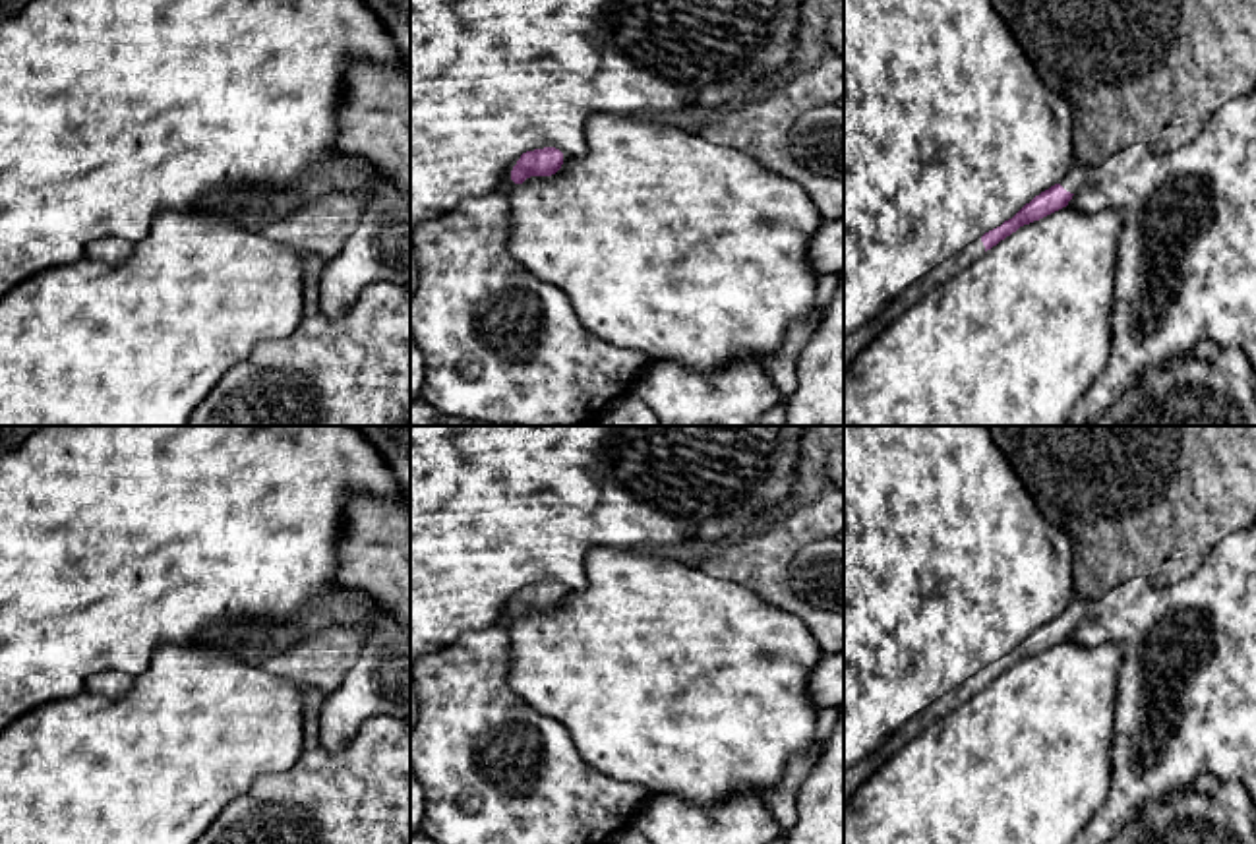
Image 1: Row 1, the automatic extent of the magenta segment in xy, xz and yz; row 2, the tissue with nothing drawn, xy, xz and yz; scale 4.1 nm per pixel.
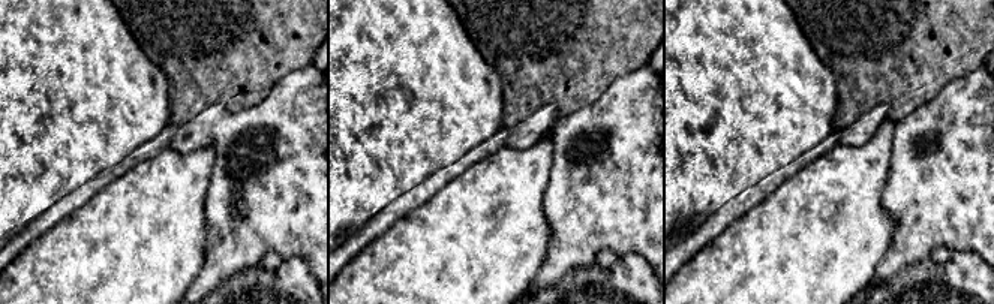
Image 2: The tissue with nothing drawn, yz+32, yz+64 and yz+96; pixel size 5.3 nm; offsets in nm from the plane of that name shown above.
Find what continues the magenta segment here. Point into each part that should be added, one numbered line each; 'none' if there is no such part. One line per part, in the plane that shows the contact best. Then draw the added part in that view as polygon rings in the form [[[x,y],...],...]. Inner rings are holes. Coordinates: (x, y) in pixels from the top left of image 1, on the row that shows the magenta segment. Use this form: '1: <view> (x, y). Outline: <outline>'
1: yz (1076, 173). Outline: [[[1074,163],[1064,178],[1059,182],[1066,192],[1074,194],[1090,174],[1090,166]]]
2: yz (854, 343). Outline: [[[981,238],[966,246],[964,252],[937,265],[927,277],[912,285],[902,292],[871,325],[848,335],[844,339],[844,370],[853,362],[853,358],[896,317],[908,312],[913,304],[925,298],[931,290],[952,279],[956,273],[973,263],[985,254]]]

